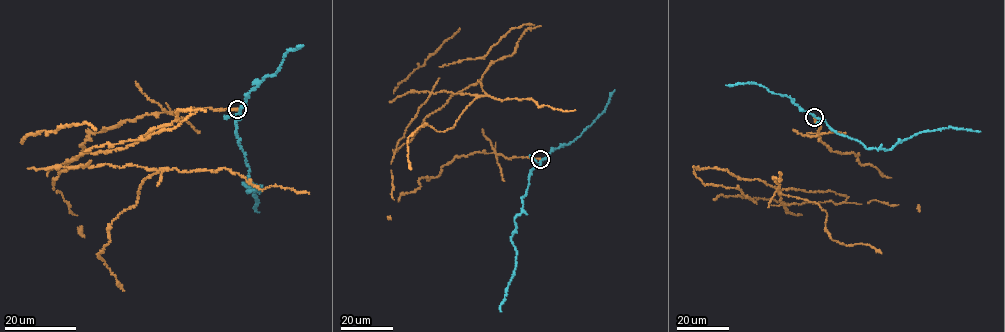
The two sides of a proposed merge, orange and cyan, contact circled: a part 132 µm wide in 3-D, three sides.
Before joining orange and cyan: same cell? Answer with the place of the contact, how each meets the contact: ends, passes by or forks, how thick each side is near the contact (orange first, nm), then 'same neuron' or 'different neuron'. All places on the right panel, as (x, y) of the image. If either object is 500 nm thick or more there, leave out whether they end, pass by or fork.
at (814, 117); orange ends there; cyan passes by; 190 nm thick on the orange side, 360 nm on the other; different neuron

